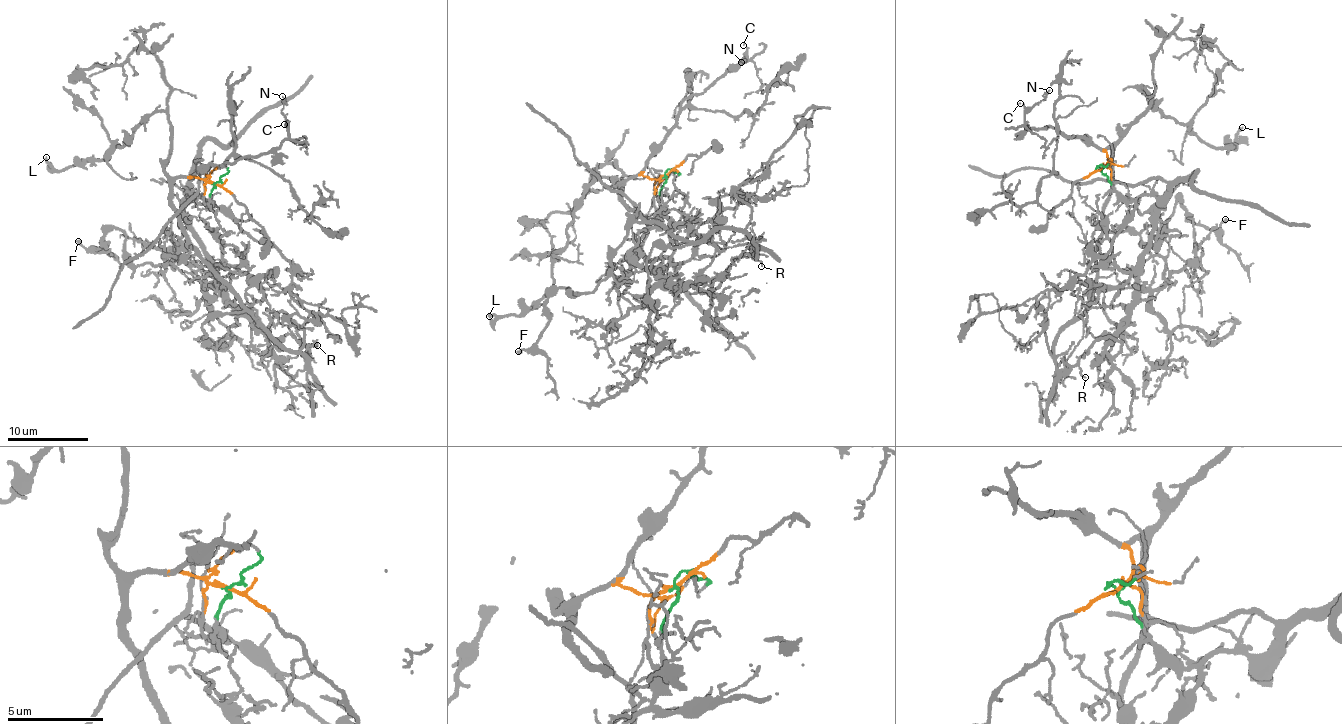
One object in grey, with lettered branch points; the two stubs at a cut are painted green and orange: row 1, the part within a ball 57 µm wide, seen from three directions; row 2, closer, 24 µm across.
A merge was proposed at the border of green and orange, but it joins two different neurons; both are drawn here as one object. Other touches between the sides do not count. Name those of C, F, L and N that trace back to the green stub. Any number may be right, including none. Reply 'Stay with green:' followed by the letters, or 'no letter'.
Stay with green: no letter

